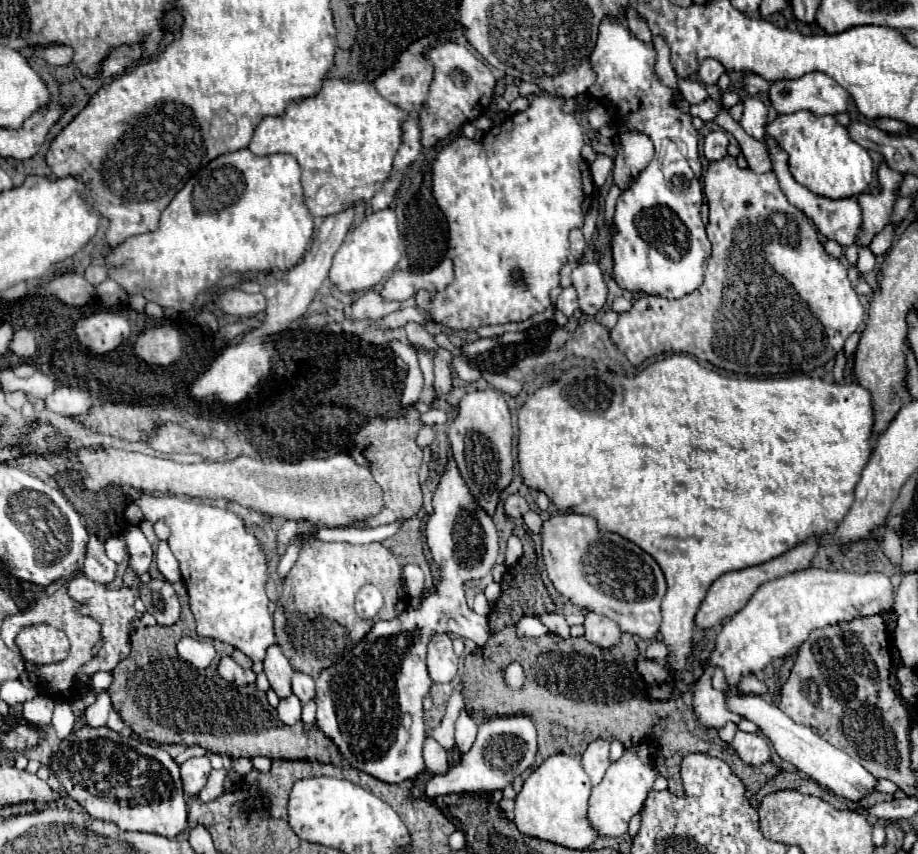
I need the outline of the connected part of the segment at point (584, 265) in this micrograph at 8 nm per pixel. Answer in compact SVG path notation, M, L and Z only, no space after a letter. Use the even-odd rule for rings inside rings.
M580 262L572 270L572 286L578 292L580 310L586 316L596 316L606 304L608 288L602 276L602 270L594 262Z

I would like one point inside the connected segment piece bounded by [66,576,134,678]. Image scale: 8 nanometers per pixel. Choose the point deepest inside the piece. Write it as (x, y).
(114, 609)

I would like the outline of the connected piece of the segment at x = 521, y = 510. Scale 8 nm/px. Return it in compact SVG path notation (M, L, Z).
M510 496L506 500L506 506L504 508L506 508L506 514L510 518L522 518L530 510L530 506L528 506L528 502L526 502L524 496Z

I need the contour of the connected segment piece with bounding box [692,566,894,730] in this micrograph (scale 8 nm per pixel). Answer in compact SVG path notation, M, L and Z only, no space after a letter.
M804 568L800 572L786 574L772 582L762 584L748 604L734 614L716 636L716 644L708 662L704 664L702 676L692 684L692 708L698 722L706 728L724 728L726 722L738 724L742 716L734 714L726 706L726 692L712 688L714 668L724 670L726 684L734 688L748 674L762 672L776 658L788 656L796 650L814 628L828 624L846 622L858 616L882 614L894 608L892 582L886 574L868 572L868 574L850 574L850 572L830 572L822 568Z

